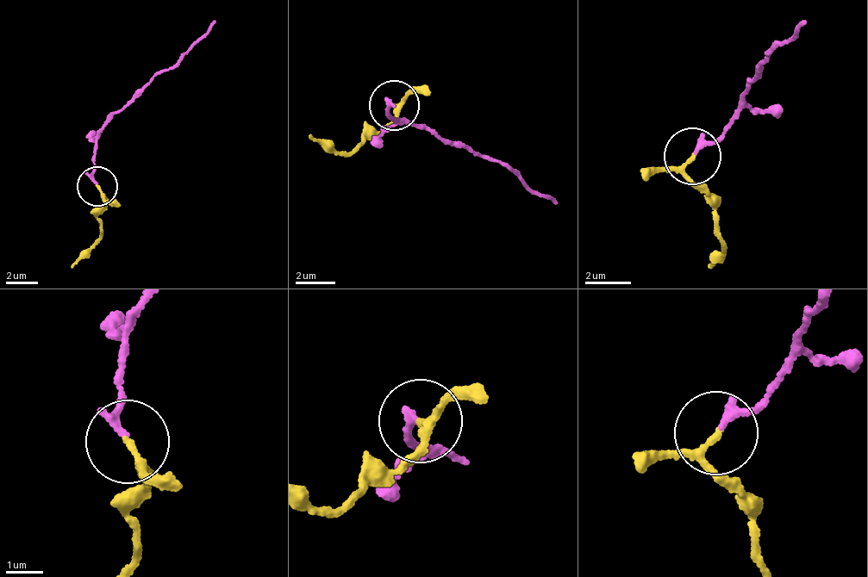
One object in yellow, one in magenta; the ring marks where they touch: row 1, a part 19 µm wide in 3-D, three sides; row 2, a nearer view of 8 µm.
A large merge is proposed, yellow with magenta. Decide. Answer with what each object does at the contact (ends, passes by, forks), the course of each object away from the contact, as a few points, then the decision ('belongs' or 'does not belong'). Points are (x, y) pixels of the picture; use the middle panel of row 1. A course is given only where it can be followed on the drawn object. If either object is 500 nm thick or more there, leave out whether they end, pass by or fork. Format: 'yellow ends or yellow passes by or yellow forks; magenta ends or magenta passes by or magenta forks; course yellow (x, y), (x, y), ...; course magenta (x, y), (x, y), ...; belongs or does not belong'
yellow passes by; magenta ends; course yellow (396, 106), (393, 107), (393, 120), (364, 139), (346, 157), (309, 134); course magenta (396, 106), (388, 114), (403, 117), (516, 170), (557, 203); belongs

